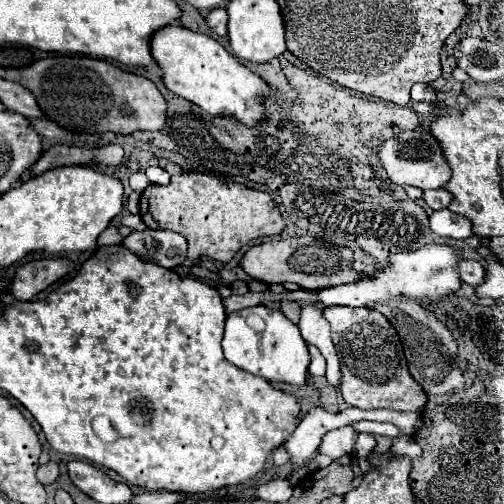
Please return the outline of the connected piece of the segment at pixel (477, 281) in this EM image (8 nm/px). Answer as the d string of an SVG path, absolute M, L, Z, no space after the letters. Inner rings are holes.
M462 261L460 263L460 275L462 275L464 283L478 287L486 279L486 269L480 261Z

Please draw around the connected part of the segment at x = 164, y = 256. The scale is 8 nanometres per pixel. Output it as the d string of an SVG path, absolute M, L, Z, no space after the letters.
M166 229L132 231L122 241L142 261L174 269L186 261L186 239L180 233Z

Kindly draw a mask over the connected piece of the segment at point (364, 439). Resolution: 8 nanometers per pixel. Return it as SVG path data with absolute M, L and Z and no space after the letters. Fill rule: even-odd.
M362 433L362 435L358 437L358 441L356 441L354 455L360 457L360 459L364 459L364 457L368 457L368 455L374 451L374 447L376 447L376 439L374 439L374 435L370 435L370 433Z

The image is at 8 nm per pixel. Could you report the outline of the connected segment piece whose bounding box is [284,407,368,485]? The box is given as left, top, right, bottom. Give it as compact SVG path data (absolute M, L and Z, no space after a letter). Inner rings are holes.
M312 407L304 419L300 421L298 429L290 435L290 439L284 443L284 447L288 449L288 453L292 455L292 463L296 465L296 469L292 471L290 483L296 485L304 475L306 475L306 459L310 459L312 453L316 453L322 437L336 427L344 427L344 425L352 425L356 421L366 419L368 411L360 411L356 407L348 407L340 413L328 413L326 409L318 409Z

